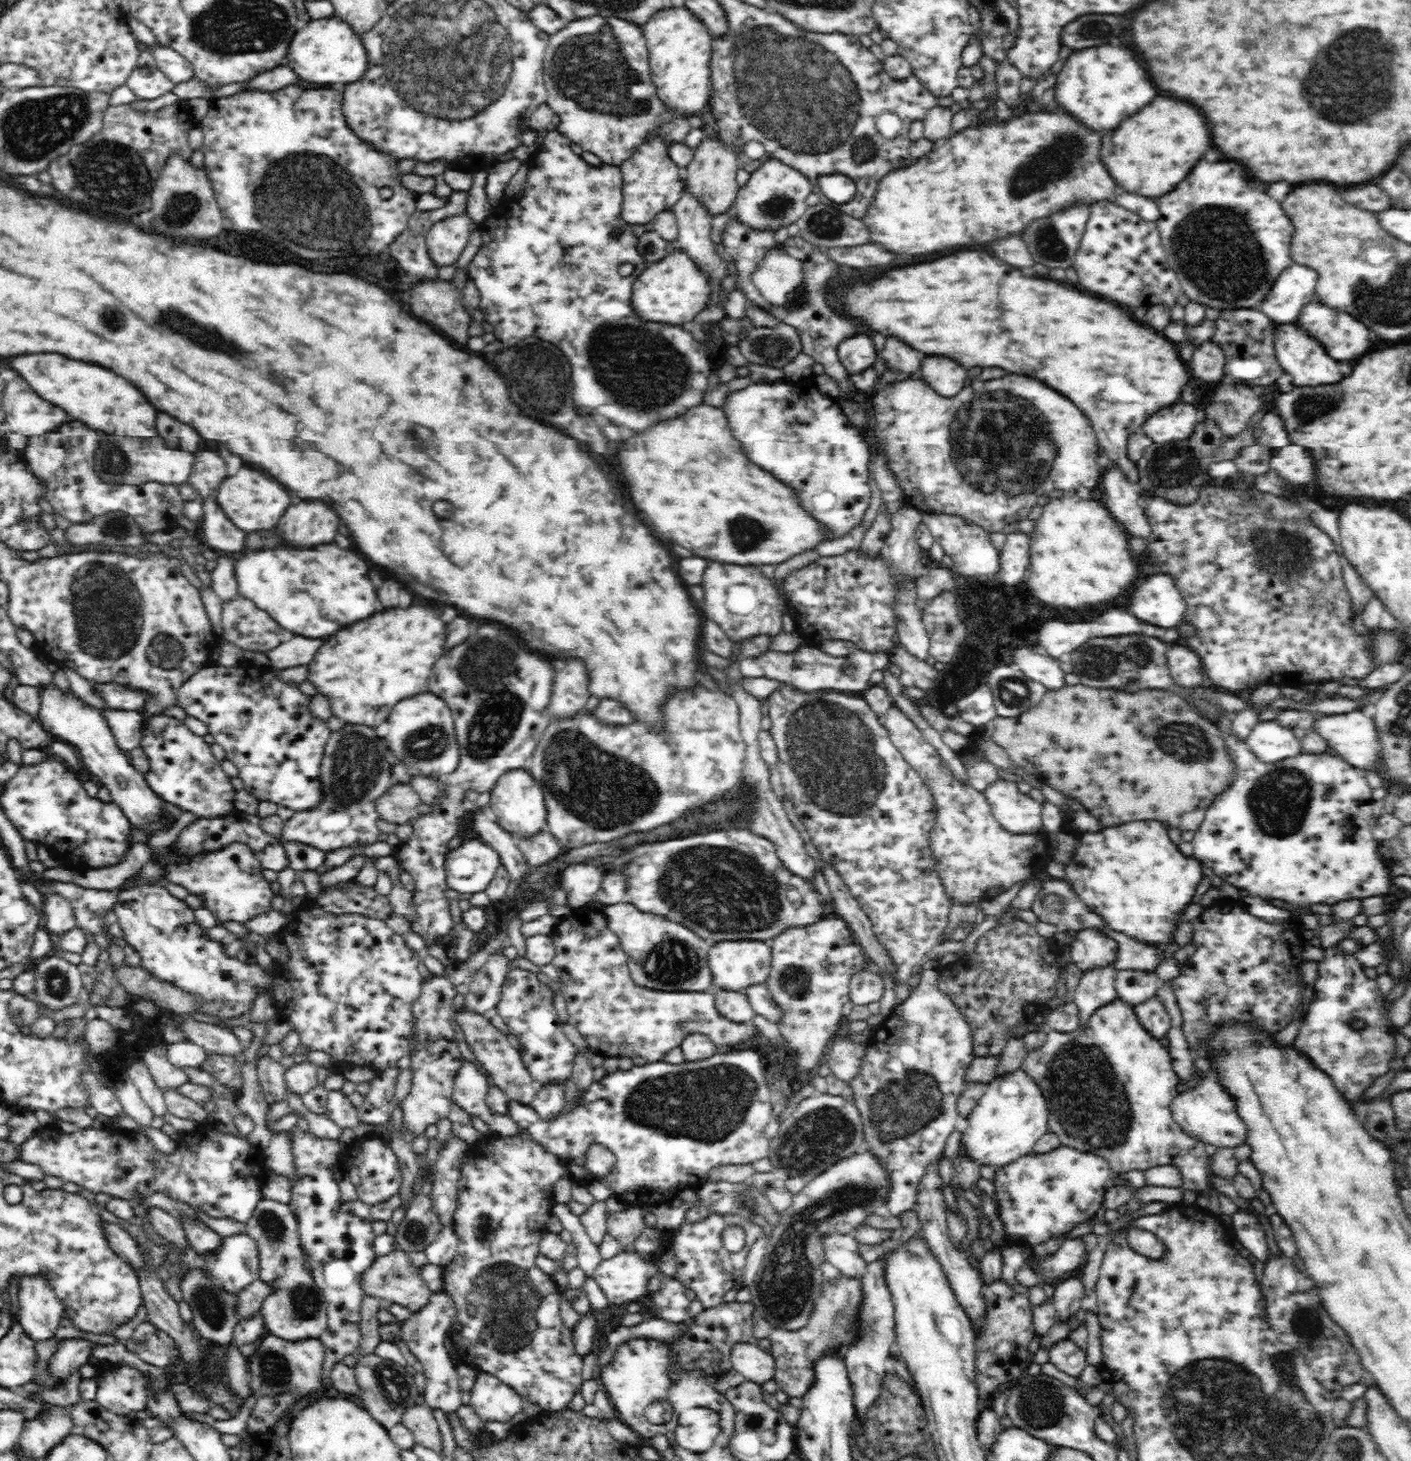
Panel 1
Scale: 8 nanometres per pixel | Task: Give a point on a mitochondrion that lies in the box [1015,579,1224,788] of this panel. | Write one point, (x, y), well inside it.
(1101, 664)

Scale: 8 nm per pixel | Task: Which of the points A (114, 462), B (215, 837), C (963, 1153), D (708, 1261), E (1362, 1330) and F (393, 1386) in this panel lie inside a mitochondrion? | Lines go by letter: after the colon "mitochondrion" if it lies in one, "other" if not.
A: mitochondrion
B: other
C: other
D: other
E: other
F: mitochondrion

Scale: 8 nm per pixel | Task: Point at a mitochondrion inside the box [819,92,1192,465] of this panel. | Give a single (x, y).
(1055, 160)

